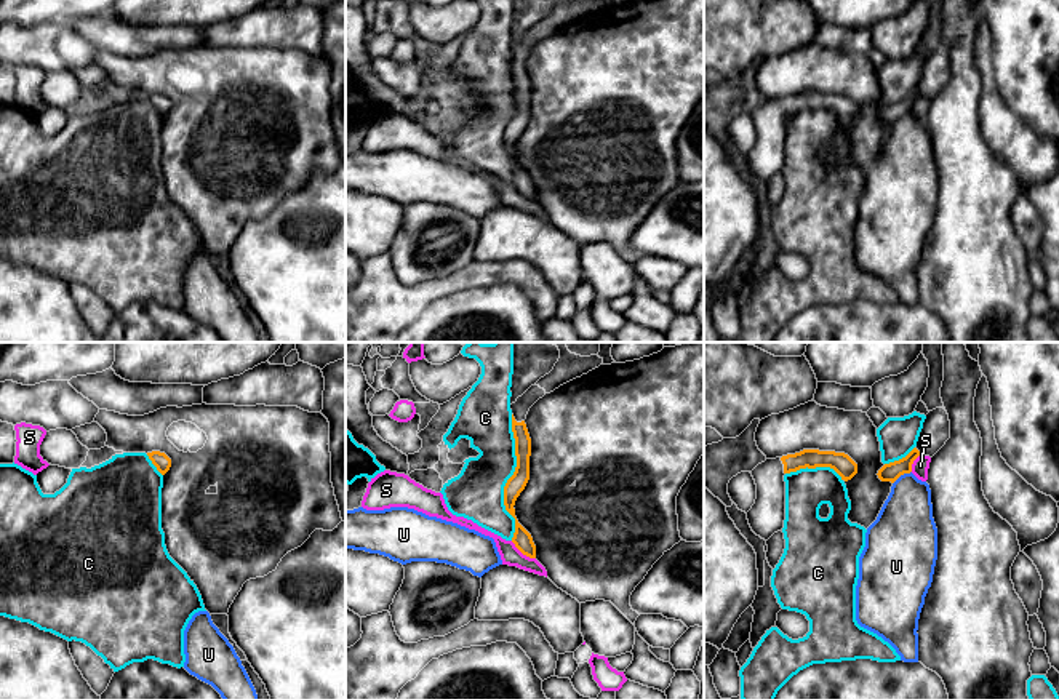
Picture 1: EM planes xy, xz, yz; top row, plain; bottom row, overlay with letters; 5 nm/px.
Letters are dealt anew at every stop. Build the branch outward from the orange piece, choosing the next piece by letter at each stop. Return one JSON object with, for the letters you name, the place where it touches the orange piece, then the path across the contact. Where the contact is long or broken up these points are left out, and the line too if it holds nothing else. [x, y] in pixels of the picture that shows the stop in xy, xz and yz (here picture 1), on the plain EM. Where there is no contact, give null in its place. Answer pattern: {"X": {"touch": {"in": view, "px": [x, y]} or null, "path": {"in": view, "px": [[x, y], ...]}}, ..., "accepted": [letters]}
{"accepted": []}

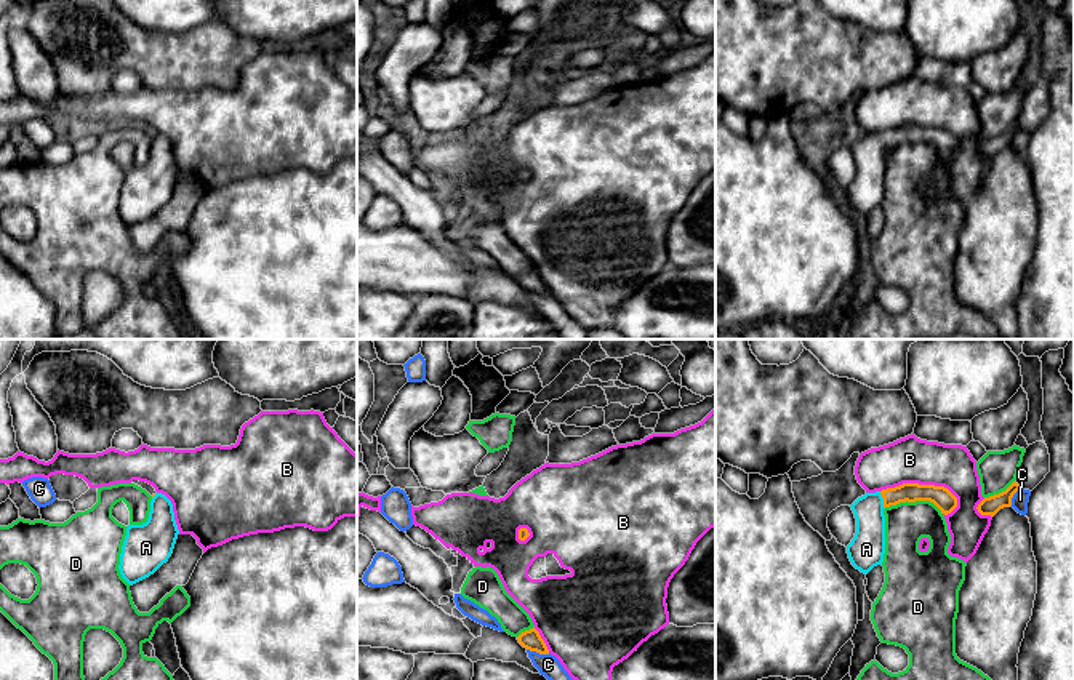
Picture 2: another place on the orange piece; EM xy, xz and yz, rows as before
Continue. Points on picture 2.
{"A": {"touch": {"in": "yz", "px": [884, 141]}, "path": {"in": "yz", "px": [[908, 133], [884, 141], [869, 156], [868, 188]]}}, "accepted": ["A"]}

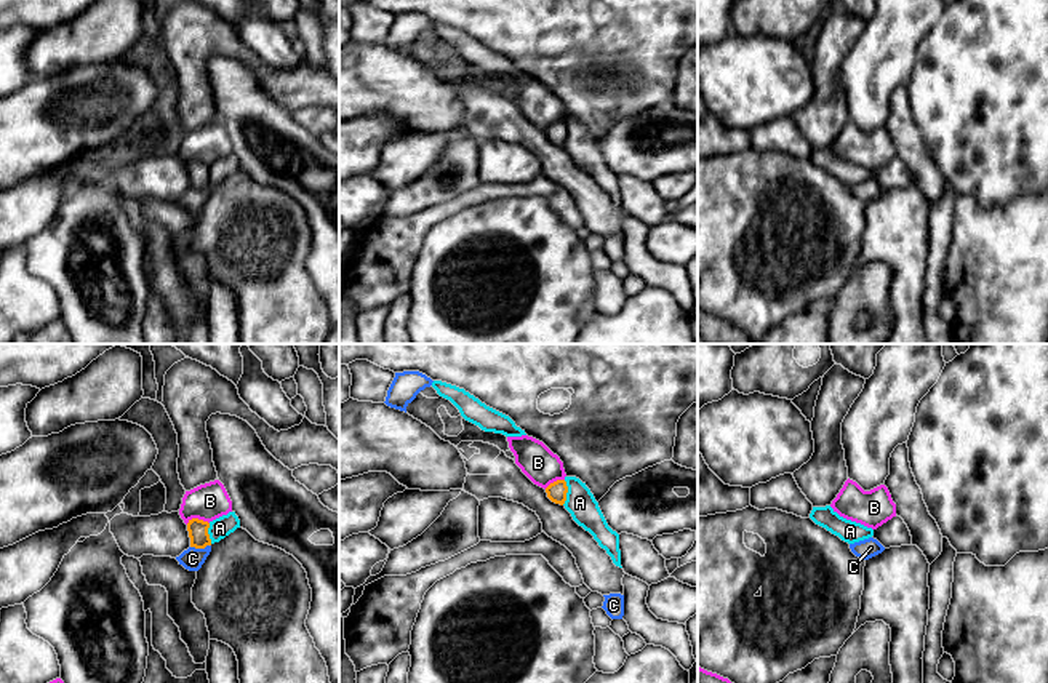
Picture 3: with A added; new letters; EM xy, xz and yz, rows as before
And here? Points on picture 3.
{"accepted": []}

